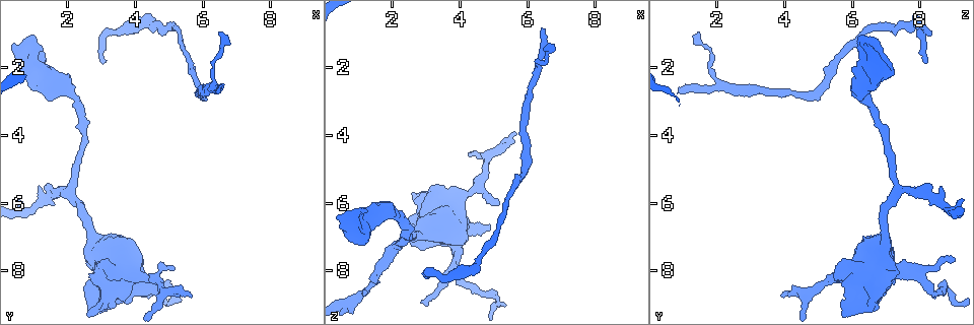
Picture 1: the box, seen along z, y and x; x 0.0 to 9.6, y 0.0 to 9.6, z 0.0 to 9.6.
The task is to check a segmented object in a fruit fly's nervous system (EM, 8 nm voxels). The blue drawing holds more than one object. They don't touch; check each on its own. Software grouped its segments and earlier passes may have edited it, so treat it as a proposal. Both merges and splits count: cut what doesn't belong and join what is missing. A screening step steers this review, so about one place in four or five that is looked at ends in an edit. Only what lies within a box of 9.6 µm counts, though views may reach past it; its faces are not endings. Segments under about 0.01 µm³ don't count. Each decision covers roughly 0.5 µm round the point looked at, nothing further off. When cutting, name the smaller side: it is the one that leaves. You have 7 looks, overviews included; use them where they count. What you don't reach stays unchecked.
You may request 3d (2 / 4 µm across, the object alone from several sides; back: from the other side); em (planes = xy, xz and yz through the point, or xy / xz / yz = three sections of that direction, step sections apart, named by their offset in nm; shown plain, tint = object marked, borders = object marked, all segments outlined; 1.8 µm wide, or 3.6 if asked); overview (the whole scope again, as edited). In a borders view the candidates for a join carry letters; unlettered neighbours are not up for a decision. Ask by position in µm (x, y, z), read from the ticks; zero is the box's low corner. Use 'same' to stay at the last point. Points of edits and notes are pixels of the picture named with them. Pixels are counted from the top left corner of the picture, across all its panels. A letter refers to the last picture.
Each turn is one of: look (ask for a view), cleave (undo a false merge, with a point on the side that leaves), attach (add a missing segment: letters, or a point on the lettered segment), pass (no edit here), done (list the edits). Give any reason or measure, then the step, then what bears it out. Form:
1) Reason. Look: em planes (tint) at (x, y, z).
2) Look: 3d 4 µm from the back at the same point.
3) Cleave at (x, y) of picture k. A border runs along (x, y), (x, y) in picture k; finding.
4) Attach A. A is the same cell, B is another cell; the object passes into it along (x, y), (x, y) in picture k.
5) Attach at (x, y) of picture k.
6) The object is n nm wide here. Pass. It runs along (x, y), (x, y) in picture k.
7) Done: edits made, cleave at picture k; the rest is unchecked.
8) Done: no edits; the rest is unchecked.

Small branch off a trunk. Look: em yz step 4 (tint) at (3.85, 8.05, 7.75).

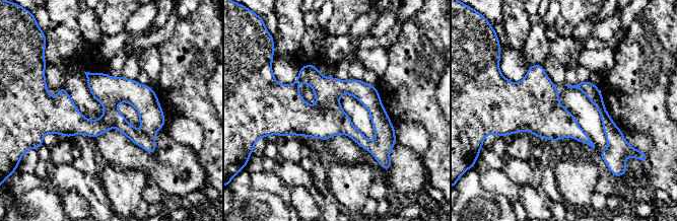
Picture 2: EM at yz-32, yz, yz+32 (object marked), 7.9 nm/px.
Look: em xy step 16 (tint) at the same point.

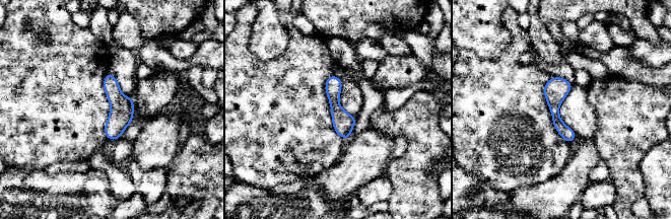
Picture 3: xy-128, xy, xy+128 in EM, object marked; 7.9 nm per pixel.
Look: em xy step 16 (borders) at the same point.

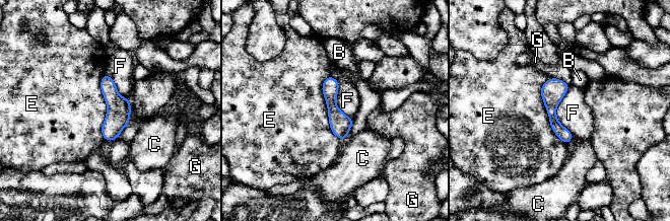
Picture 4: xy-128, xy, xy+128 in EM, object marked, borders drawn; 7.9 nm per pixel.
Pass. B, C, E, F and G are other cells; all the same cell.

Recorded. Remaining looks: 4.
Thin end. Look: em planes (borders) at (6.40, 2.70, 0.95).

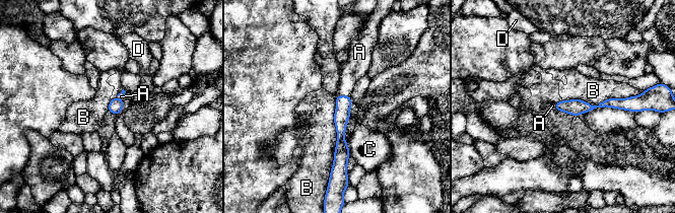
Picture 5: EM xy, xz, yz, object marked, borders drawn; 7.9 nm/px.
The longest contact is with B, 500 nm. Attach A. A is the same cell, B, C and D are other cells; the object passes into it along (341, 116), (343, 95), (356, 67) in picture 5; it goes on there.

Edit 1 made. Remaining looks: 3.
Look: overview.

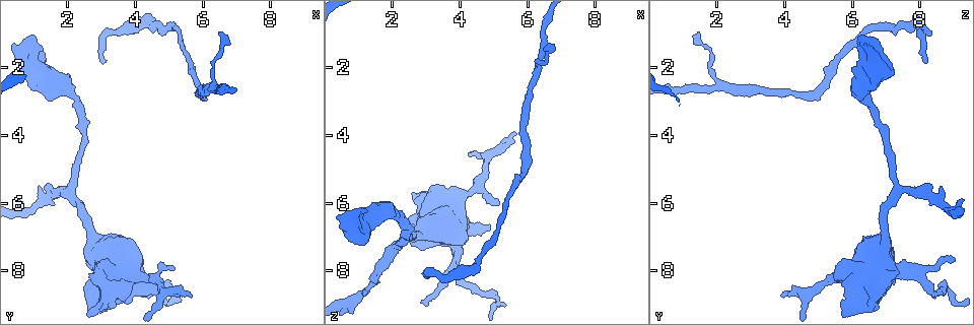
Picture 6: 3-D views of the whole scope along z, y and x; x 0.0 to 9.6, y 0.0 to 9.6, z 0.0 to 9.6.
Calibre changes. Look: 3d 4 µm at (0.95, 1.50, 6.65).

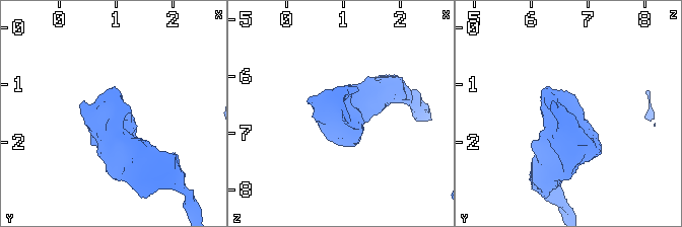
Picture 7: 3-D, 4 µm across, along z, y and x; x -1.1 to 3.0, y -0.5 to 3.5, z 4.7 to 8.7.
Look: em 3.6 µm planes (borders) at (0.85, 1.60, 6.65).

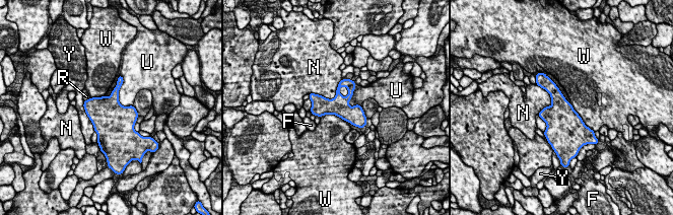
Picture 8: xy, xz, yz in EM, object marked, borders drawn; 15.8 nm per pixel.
The object is 320 nm wide here. Pass. F, N, R, U, W and Y are other cells; it runs along (312, 95), (360, 122) in picture 8; continuous, no second cell.

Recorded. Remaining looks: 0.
Done: edits made, attach at picture 5; the rest is unchecked.

